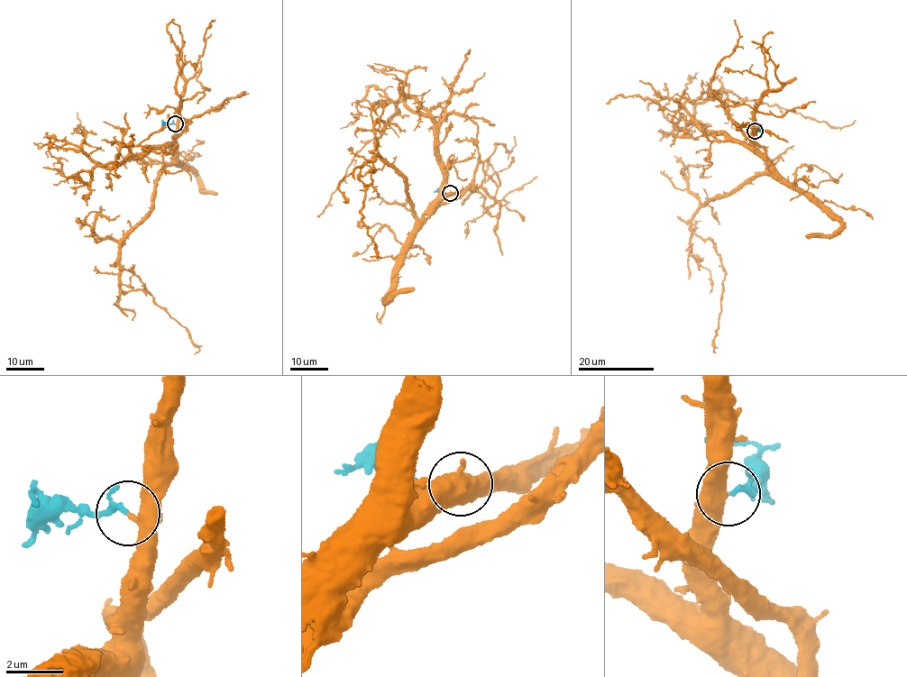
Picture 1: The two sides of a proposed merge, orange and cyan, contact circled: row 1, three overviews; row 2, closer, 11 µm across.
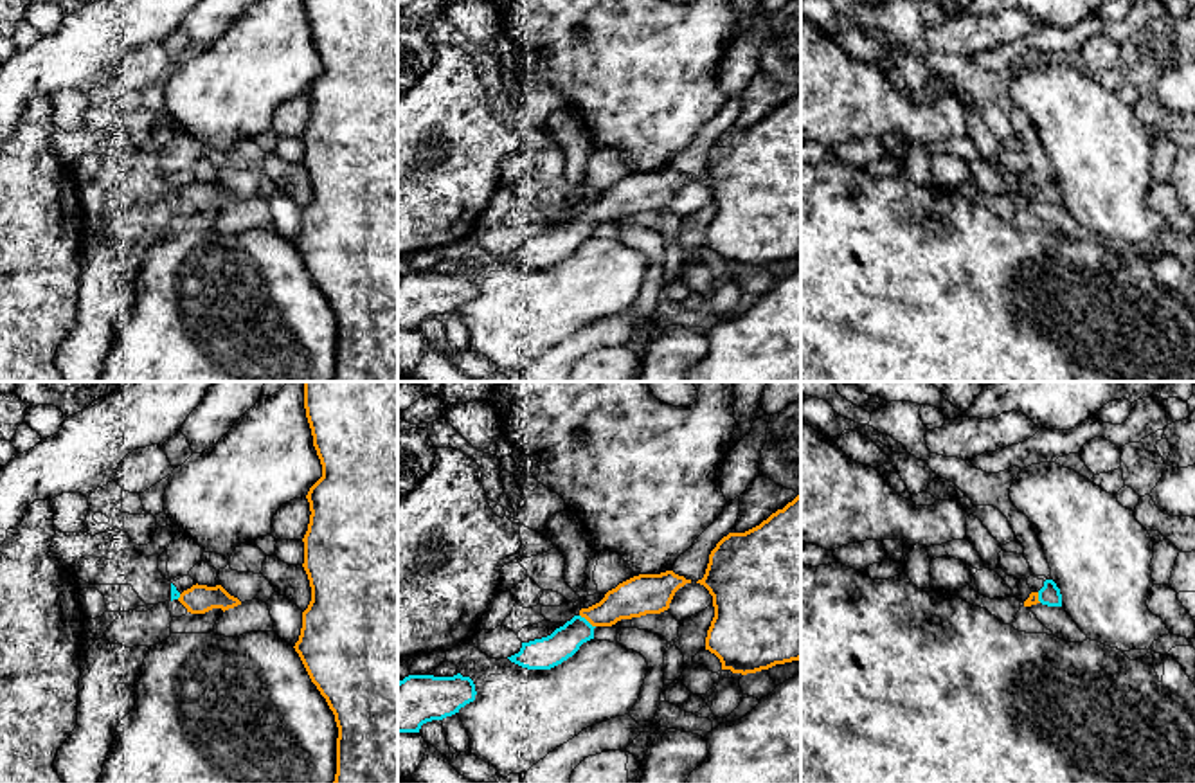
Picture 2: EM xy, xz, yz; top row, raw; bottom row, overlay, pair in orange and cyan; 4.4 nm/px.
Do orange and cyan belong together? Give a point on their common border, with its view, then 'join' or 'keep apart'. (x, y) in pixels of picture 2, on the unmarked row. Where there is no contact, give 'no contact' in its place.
xz (587, 216) | join

